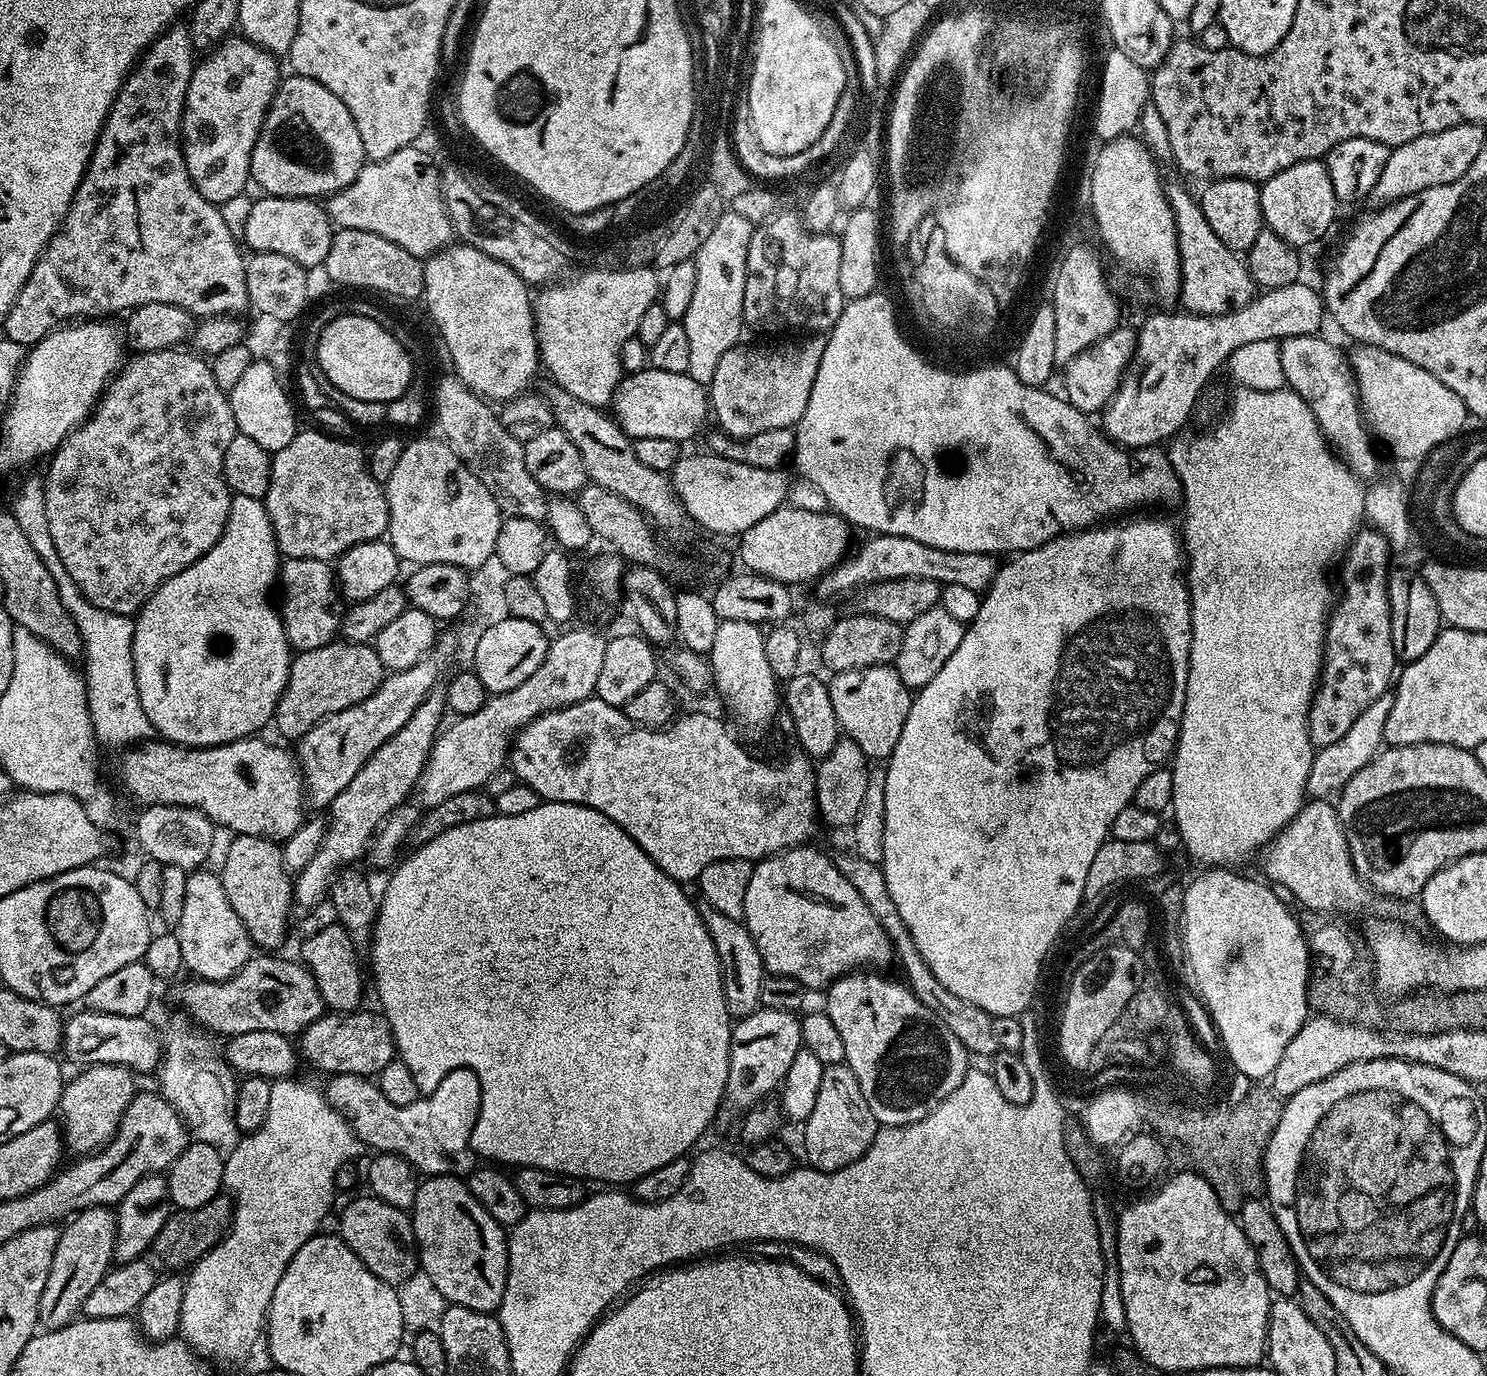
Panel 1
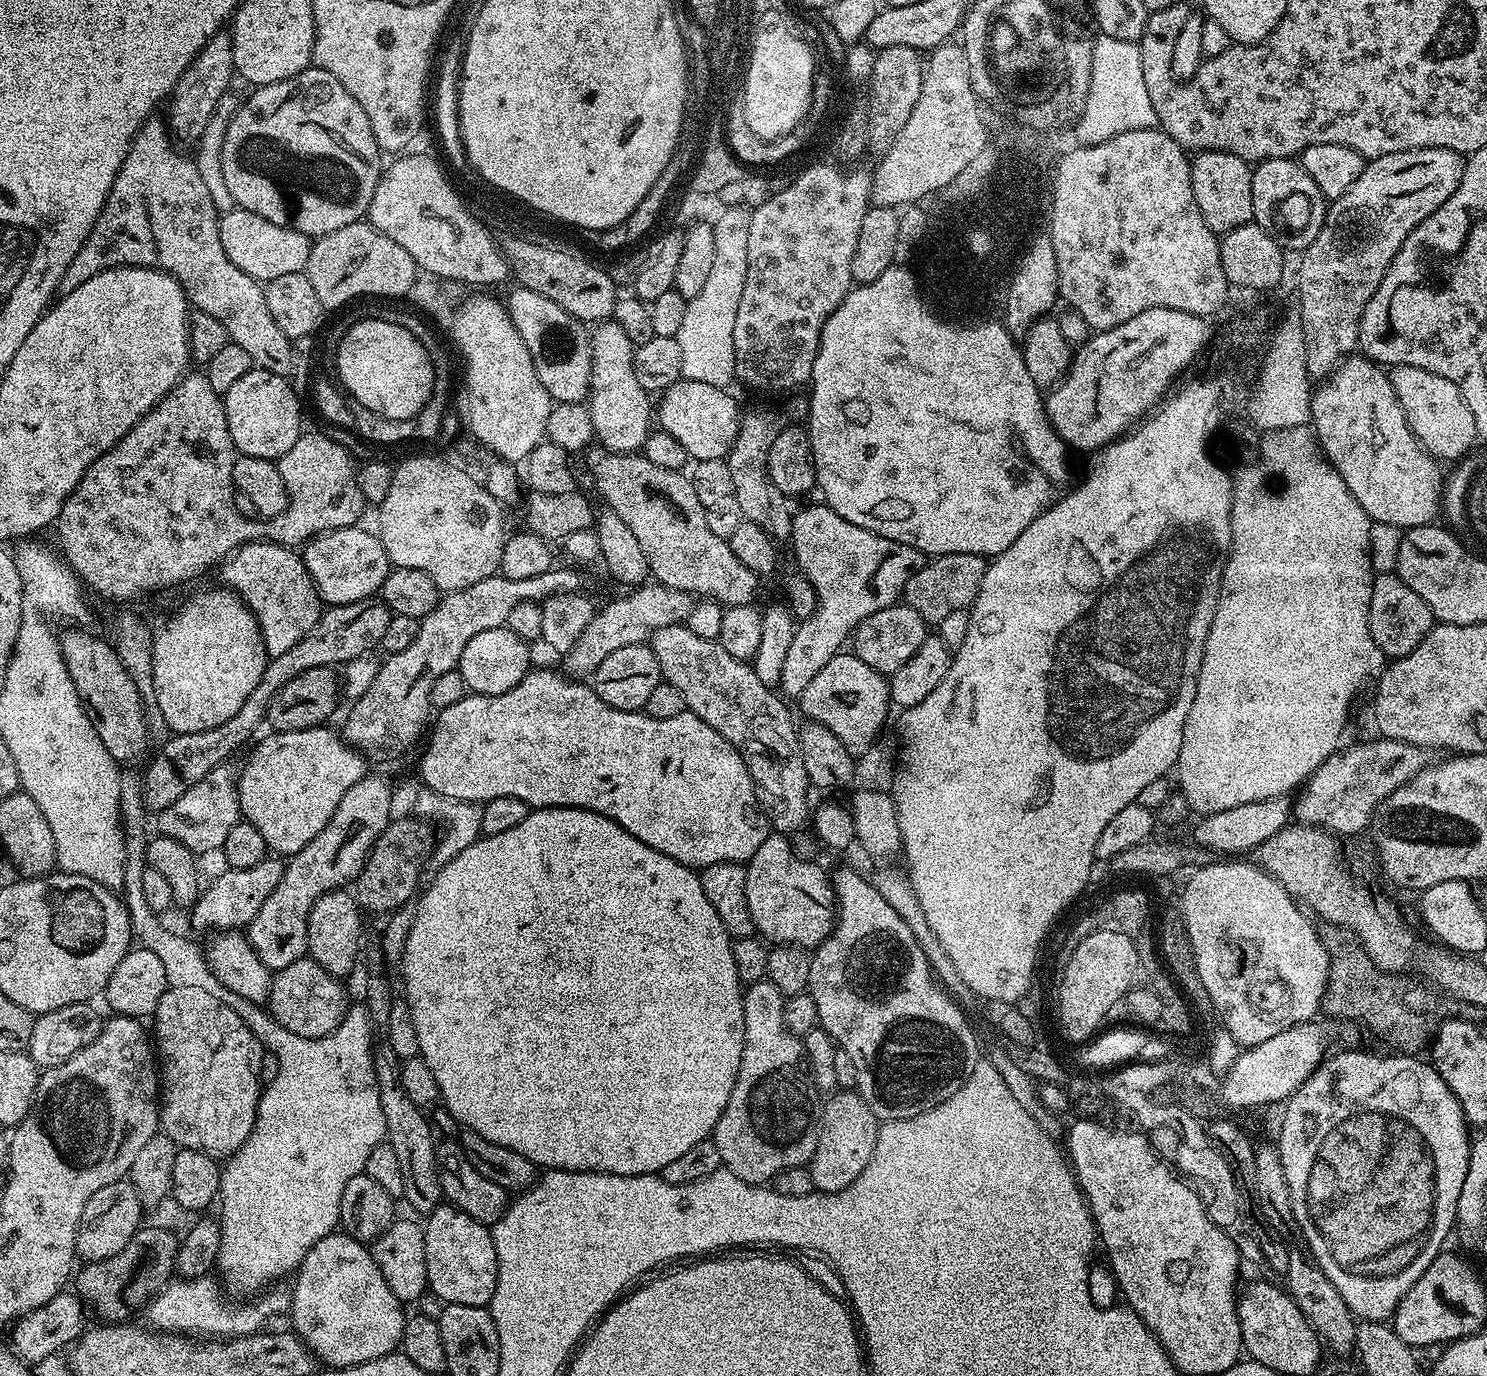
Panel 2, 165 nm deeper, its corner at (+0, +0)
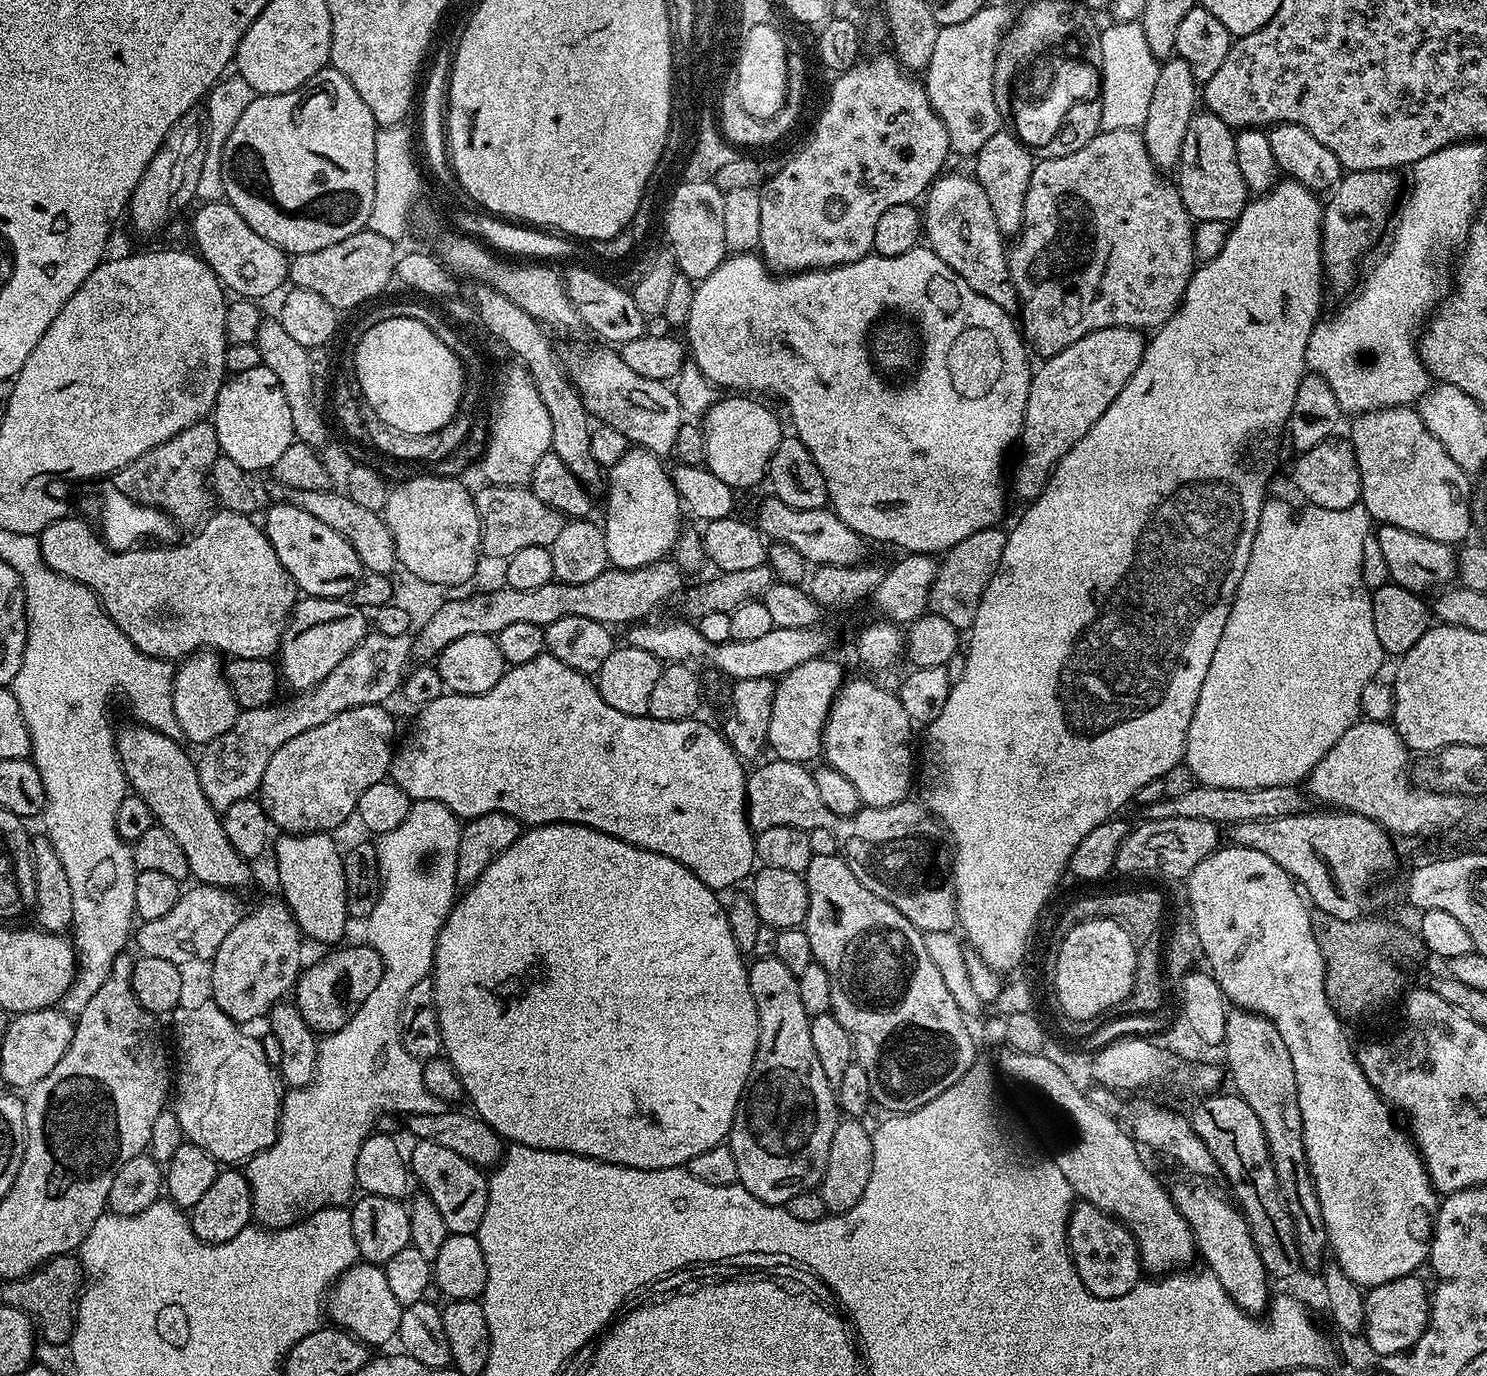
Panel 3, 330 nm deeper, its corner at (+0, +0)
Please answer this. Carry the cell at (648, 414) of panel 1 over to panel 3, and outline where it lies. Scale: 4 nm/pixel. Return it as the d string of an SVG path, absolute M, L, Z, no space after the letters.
M728 394L702 417L706 438L706 467L734 490L764 484L768 463L778 446L782 429L780 420L763 404L763 399L748 394Z

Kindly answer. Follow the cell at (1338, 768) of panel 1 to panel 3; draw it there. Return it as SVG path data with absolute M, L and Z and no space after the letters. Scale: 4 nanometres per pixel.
M1166 818L1165 820L1144 820L1129 831L1118 850L1115 871L1119 872L1161 872L1172 880L1183 881L1209 854L1221 847L1221 829L1214 822L1198 818Z

